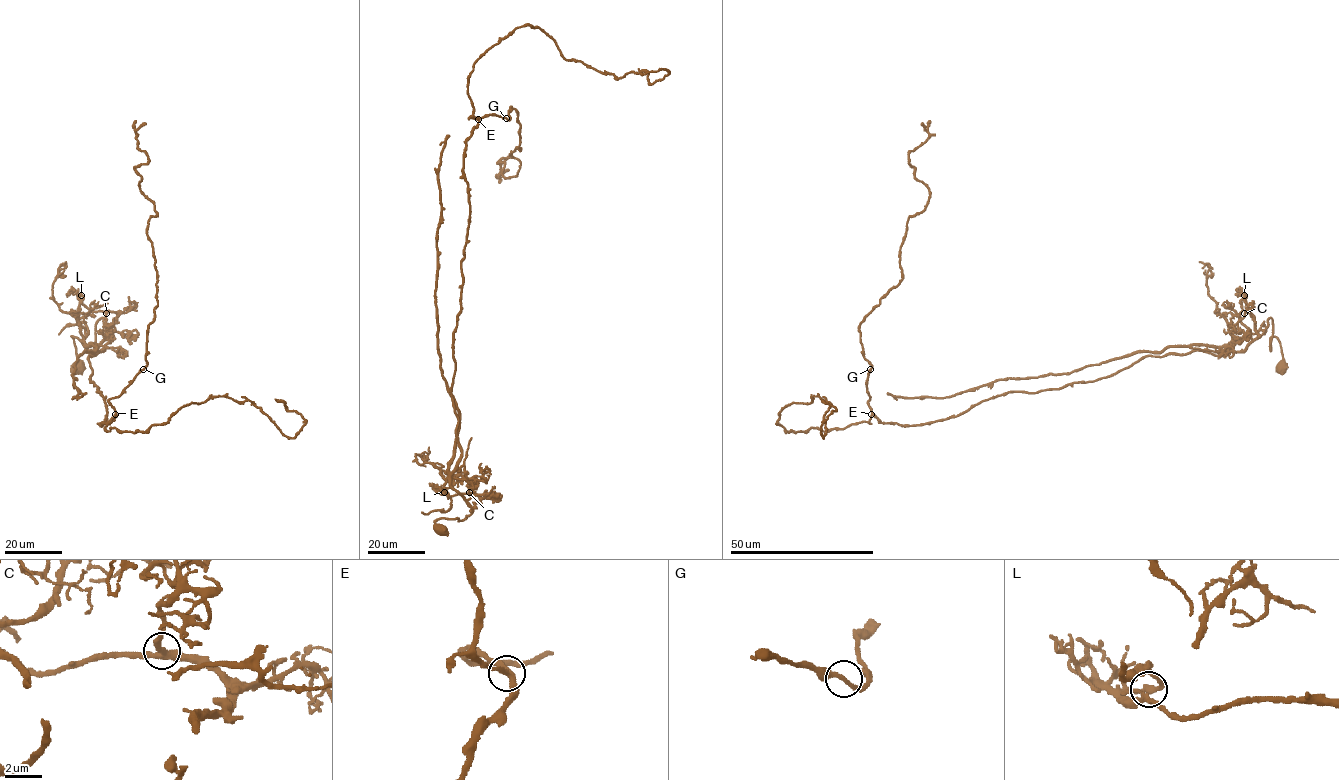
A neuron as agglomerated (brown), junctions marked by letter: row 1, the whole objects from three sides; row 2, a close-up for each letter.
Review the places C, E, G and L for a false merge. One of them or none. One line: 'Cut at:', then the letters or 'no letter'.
Cut at: L

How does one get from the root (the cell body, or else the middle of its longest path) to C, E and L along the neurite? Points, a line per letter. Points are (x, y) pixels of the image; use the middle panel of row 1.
C: (442, 531), (435, 524), (437, 520), (456, 518), (461, 521), (472, 512), (479, 498), (469, 492)
E: (442, 531), (437, 520), (472, 512), (450, 485), (461, 454), (451, 386), (470, 212), (464, 149), (478, 119)
L: (442, 531), (435, 524), (437, 520), (463, 520), (479, 500), (473, 494), (448, 496), (441, 492), (445, 492)

